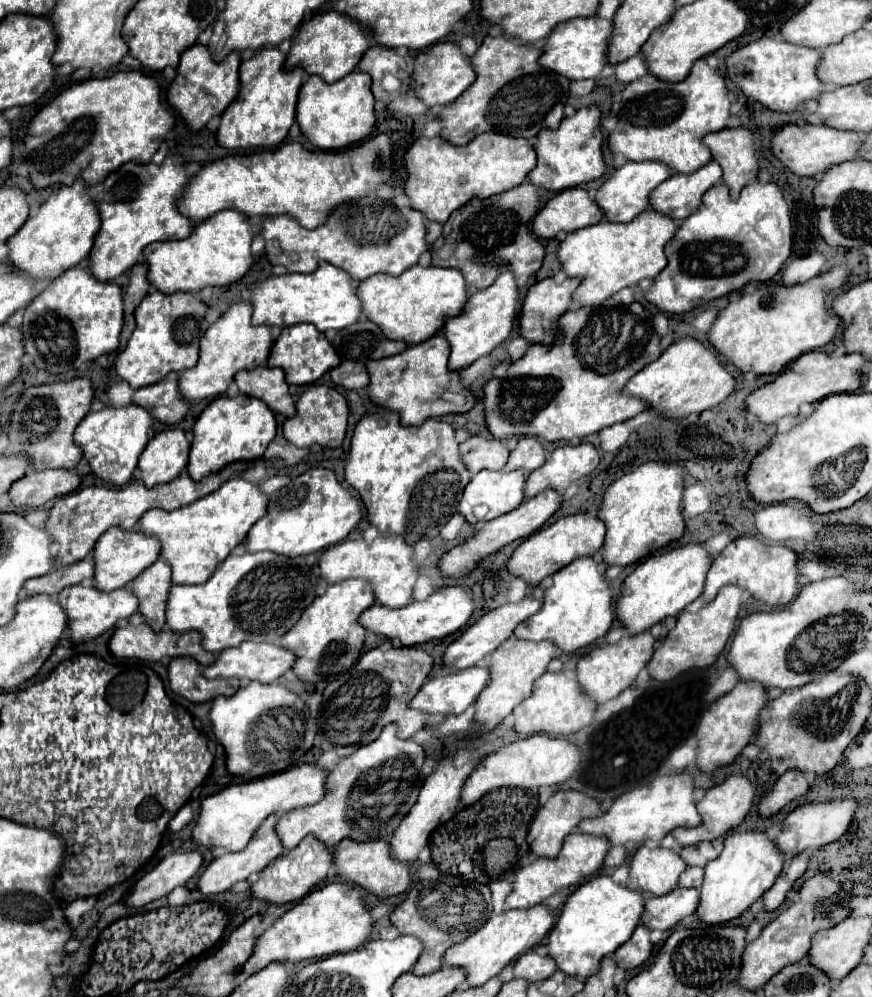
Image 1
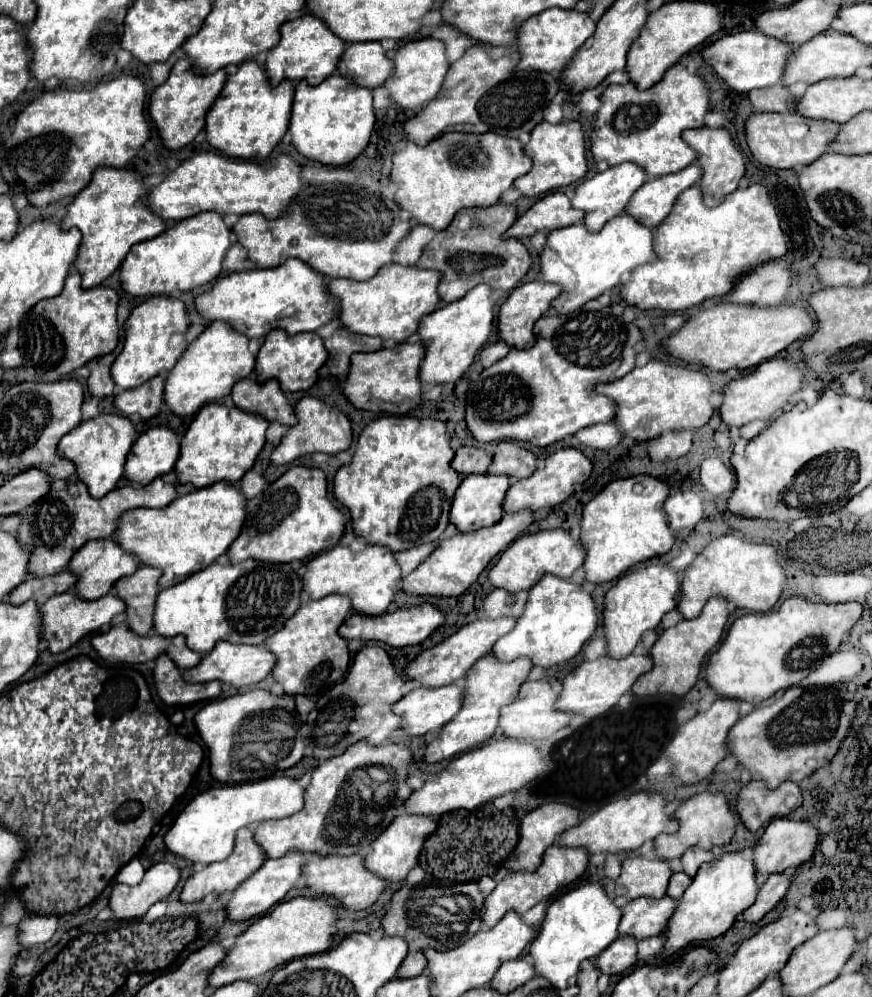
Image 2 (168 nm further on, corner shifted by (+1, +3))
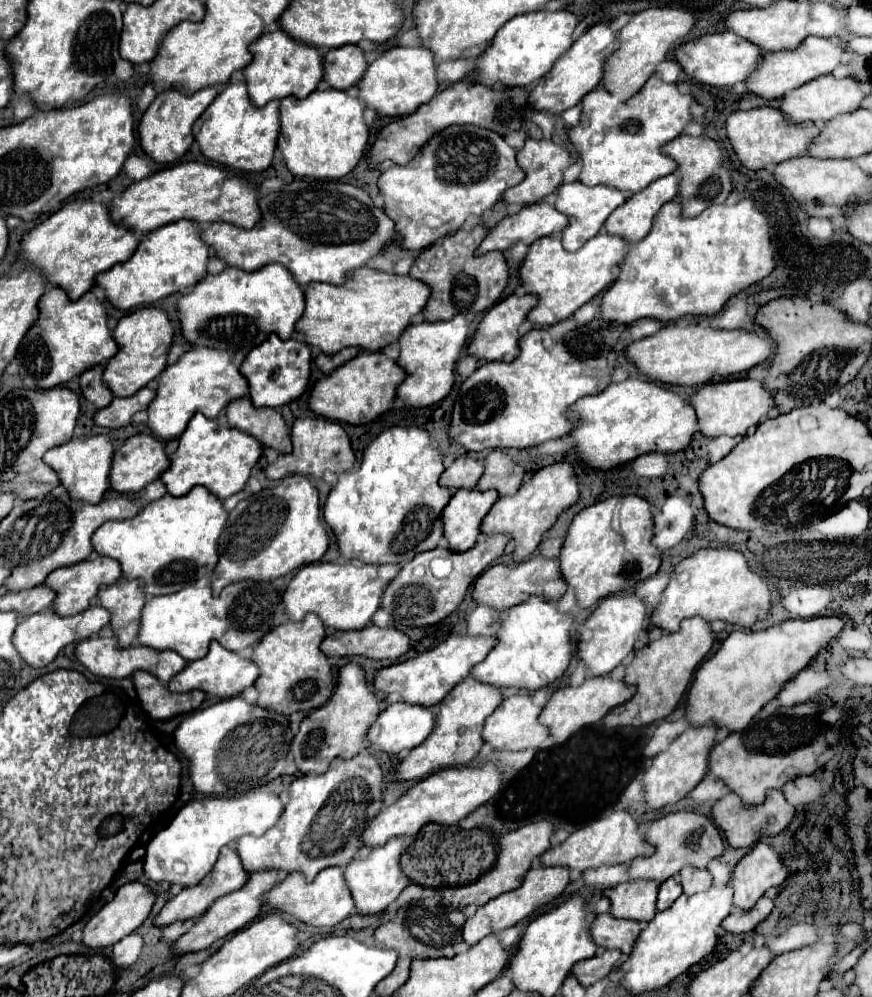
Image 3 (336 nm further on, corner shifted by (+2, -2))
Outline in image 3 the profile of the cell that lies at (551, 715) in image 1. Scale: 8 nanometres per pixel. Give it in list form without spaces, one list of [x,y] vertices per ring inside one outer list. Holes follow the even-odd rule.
[[[527,694],[525,696],[511,696],[507,700],[503,700],[499,704],[499,708],[485,720],[481,738],[483,738],[483,742],[491,744],[495,750],[517,752],[517,750],[527,750],[527,748],[539,748],[549,738],[549,732],[537,722],[539,712],[541,712],[541,708],[531,702],[531,696],[527,696]],[[511,728],[517,728],[517,730],[507,732]]]

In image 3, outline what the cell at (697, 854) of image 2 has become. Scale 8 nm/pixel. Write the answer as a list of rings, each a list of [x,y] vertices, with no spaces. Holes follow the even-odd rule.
[[[687,866],[687,868],[683,868],[679,872],[677,882],[681,884],[683,894],[691,896],[691,894],[697,894],[697,892],[709,890],[709,886],[711,886],[711,874],[707,870],[699,870],[699,868]]]

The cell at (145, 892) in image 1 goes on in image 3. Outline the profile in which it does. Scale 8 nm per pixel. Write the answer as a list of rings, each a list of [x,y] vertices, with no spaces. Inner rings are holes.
[[[129,882],[125,886],[121,886],[113,900],[107,902],[83,928],[83,938],[81,942],[87,946],[87,948],[93,948],[93,950],[103,950],[103,948],[109,948],[113,946],[115,942],[119,942],[121,938],[125,938],[127,934],[131,934],[133,930],[137,930],[143,920],[149,916],[151,908],[153,908],[153,902],[155,902],[155,894],[149,892],[145,894],[145,888],[141,882]]]

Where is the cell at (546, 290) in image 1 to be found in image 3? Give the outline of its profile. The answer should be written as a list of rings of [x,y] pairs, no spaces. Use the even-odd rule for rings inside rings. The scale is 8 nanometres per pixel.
[[[511,294],[511,296],[503,298],[501,302],[497,302],[497,304],[495,304],[491,310],[487,310],[485,316],[481,318],[481,322],[479,322],[479,326],[477,326],[471,342],[469,342],[469,346],[467,346],[467,354],[469,354],[469,356],[475,356],[475,358],[479,358],[479,360],[485,360],[485,362],[495,362],[495,360],[511,362],[511,360],[515,360],[517,354],[519,354],[517,342],[519,342],[519,338],[521,338],[521,336],[519,336],[519,324],[527,318],[529,310],[537,304],[537,300],[539,300],[539,298],[533,296],[533,294],[525,294],[525,296],[515,296],[515,294]]]

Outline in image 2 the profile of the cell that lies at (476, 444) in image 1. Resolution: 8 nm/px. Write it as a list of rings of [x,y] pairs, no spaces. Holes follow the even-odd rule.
[[[464,445],[456,451],[452,467],[462,475],[470,475],[470,473],[486,473],[490,463],[492,463],[492,455],[488,451],[480,447]]]

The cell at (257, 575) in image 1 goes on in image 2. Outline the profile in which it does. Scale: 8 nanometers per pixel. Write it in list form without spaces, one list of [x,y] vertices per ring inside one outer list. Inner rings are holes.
[[[246,559],[236,565],[212,563],[210,567],[198,571],[198,575],[190,575],[190,579],[158,593],[154,609],[154,629],[164,637],[184,635],[188,647],[198,653],[210,653],[218,641],[260,645],[270,635],[274,635],[288,617],[298,611],[302,603],[300,593],[302,581],[290,563],[258,563],[256,559]]]

